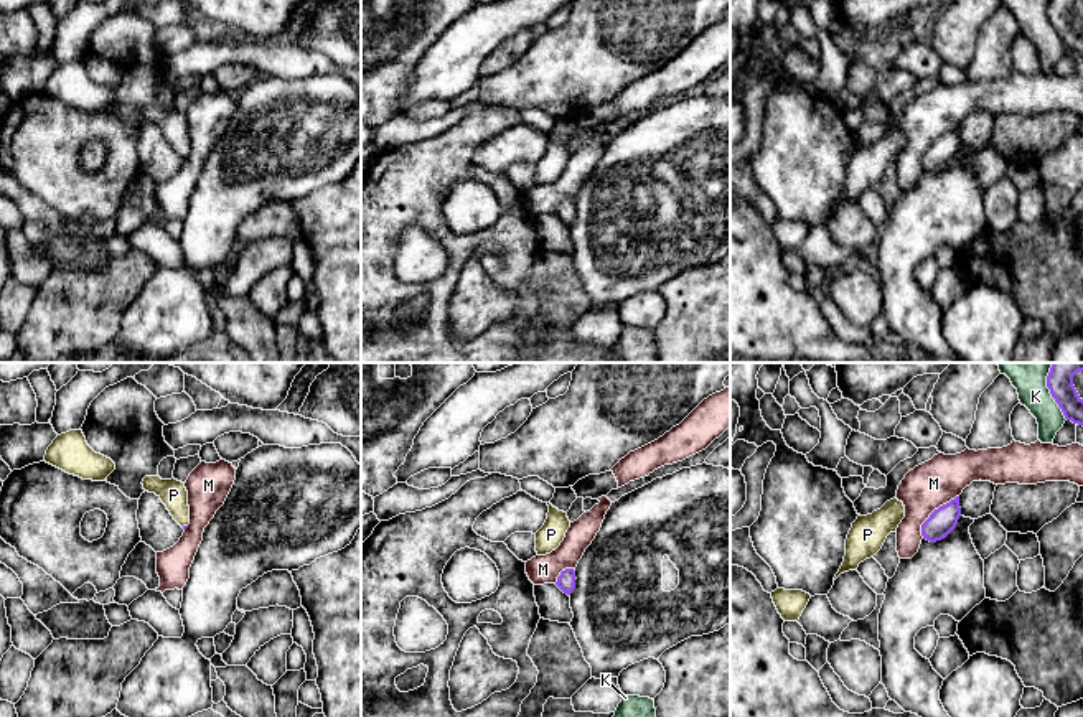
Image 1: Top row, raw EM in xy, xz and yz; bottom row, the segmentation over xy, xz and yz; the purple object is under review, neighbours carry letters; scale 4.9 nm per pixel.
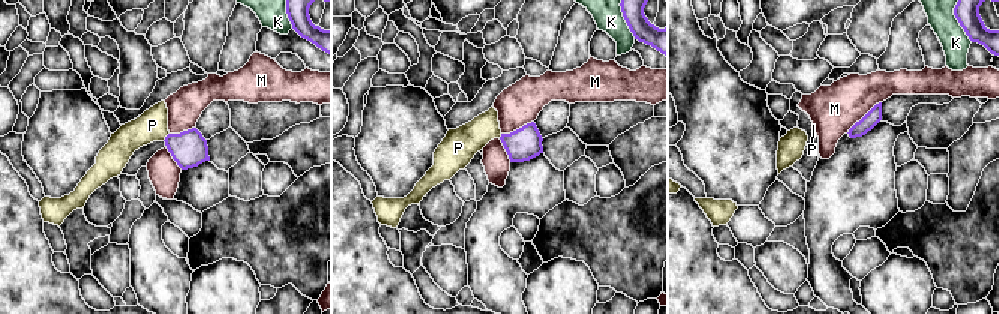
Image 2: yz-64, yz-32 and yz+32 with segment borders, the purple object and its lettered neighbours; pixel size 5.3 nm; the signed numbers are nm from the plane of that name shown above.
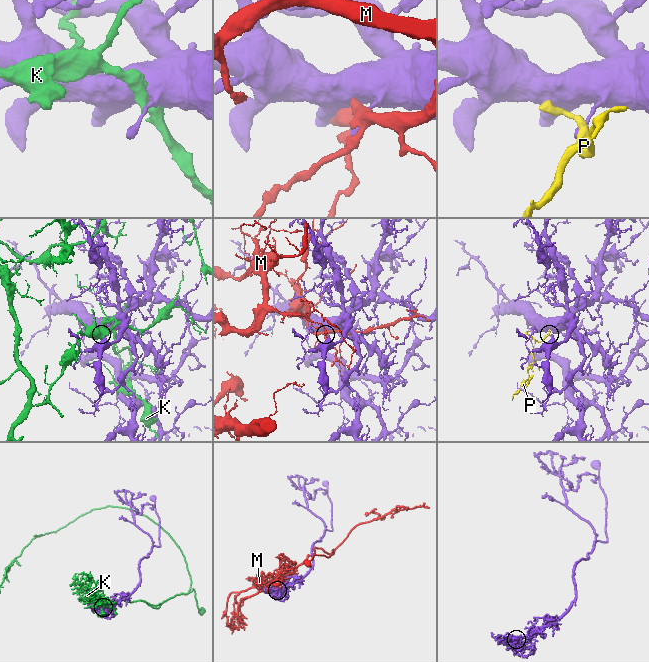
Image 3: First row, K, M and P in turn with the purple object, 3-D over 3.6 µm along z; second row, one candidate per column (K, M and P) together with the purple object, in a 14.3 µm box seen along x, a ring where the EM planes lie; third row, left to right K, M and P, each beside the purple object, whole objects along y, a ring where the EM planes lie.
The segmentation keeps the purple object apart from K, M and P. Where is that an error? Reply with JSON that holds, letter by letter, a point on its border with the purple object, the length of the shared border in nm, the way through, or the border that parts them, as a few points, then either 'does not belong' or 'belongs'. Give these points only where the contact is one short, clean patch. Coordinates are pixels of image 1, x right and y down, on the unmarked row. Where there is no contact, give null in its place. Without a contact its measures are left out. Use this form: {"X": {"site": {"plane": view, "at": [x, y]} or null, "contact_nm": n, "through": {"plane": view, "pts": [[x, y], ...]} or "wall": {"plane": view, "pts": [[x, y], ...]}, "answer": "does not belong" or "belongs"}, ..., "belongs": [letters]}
{"K": {"site": {"plane": "yz", "at": [1050, 23]}, "contact_nm": 260, "answer": "does not belong"}, "M": {"site": {"plane": "yz", "at": [932, 144]}, "contact_nm": 280, "answer": "does not belong"}, "P": {"site": {"plane": "xy", "at": [183, 157]}, "contact_nm": 30, "through": {"plane": "xy", "pts": [[183, 157], [183, 149], [173, 126]]}, "answer": "belongs"}, "belongs": ["P"]}

